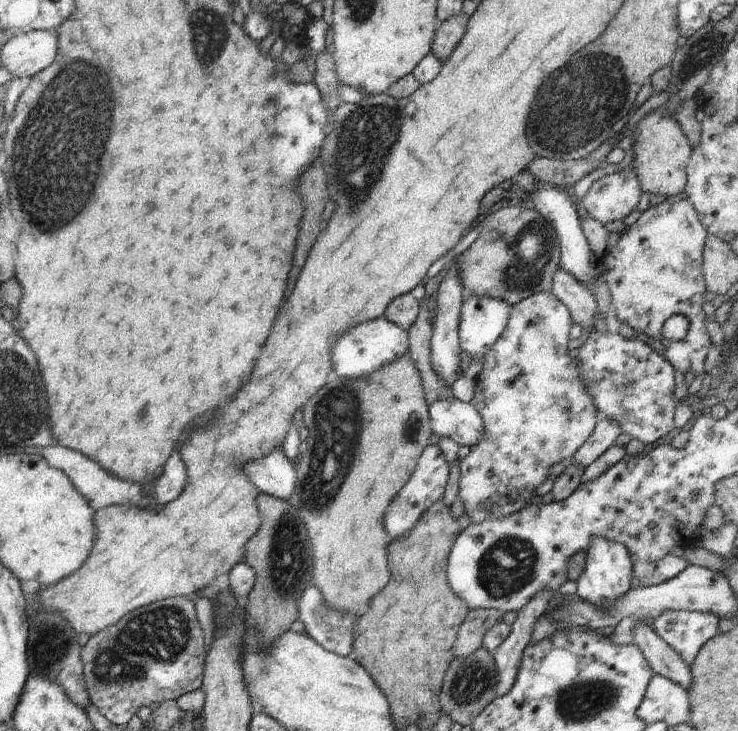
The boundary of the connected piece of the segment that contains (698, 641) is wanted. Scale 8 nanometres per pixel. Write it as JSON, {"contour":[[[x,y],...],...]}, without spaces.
{"contour":[[[694,611],[662,612],[650,622],[654,632],[691,665],[701,646],[718,634],[716,614]]]}

